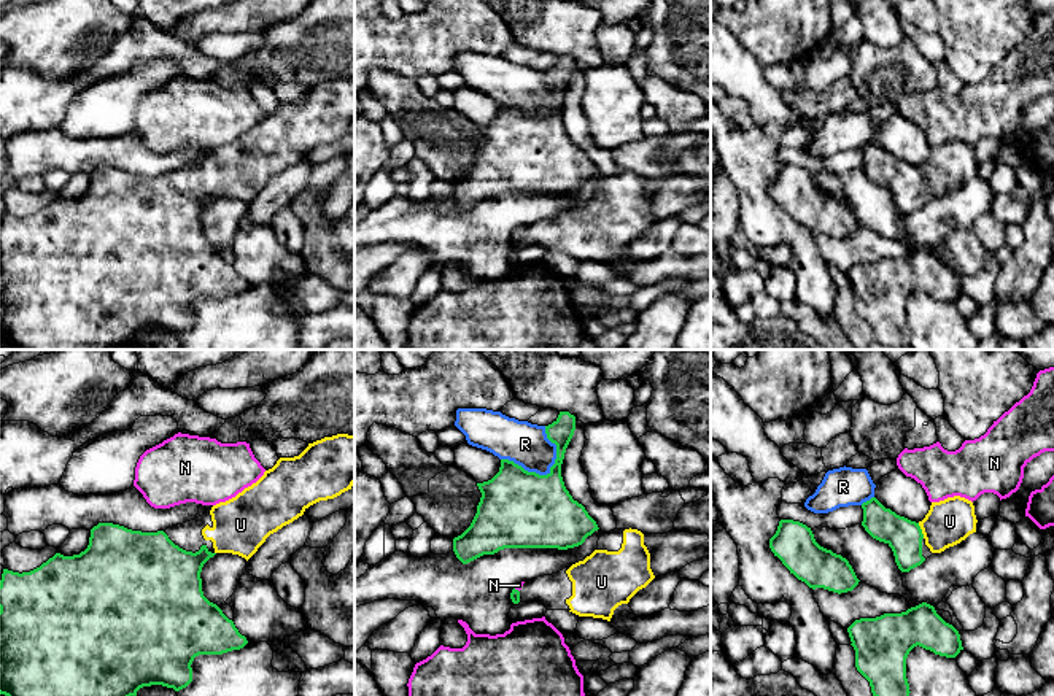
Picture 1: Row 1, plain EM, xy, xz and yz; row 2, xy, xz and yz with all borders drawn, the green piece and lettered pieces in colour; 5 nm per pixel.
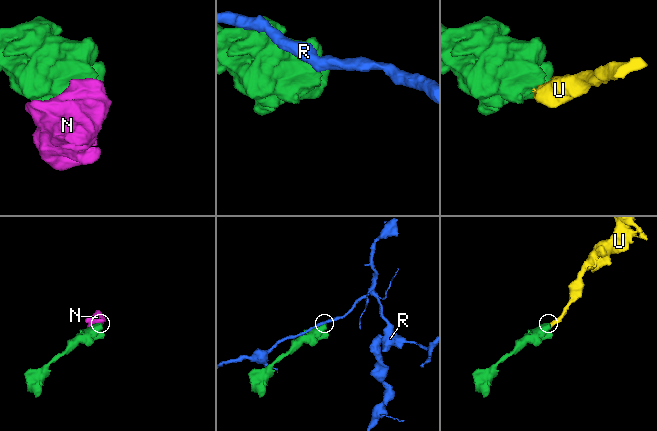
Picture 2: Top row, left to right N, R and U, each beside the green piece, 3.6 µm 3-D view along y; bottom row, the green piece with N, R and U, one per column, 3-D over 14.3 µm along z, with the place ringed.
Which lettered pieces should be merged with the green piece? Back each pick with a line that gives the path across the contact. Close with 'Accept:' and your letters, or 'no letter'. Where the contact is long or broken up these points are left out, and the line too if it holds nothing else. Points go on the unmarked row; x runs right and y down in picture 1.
U: across yz (903, 180), (921, 175), (941, 172), (949, 166)
Accept: U

